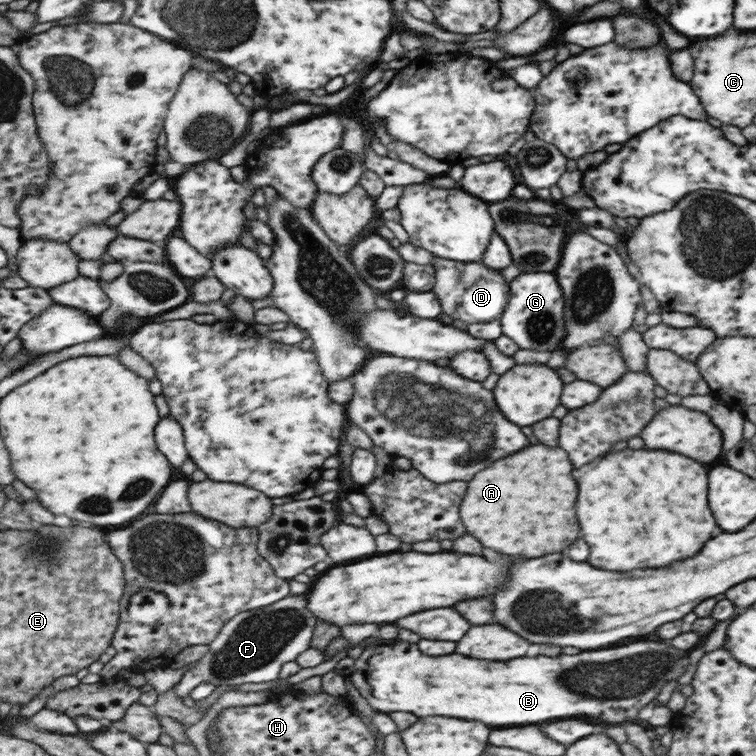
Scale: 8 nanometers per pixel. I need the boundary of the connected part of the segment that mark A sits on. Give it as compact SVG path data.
M527 446L513 454L513 458L505 458L501 462L493 462L489 470L477 474L467 482L469 494L465 494L465 506L461 506L461 518L465 518L465 526L469 526L469 534L475 536L485 548L493 548L503 554L523 556L523 558L539 558L543 554L561 552L577 538L577 518L575 518L575 496L577 484L571 478L571 462L561 448L549 446Z

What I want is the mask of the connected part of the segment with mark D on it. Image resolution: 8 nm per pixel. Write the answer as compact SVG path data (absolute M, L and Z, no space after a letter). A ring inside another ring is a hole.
M433 255L431 260L435 280L431 292L435 294L441 306L441 312L461 322L490 322L499 318L507 308L507 282L497 276L497 270L484 265L483 262L457 262Z

